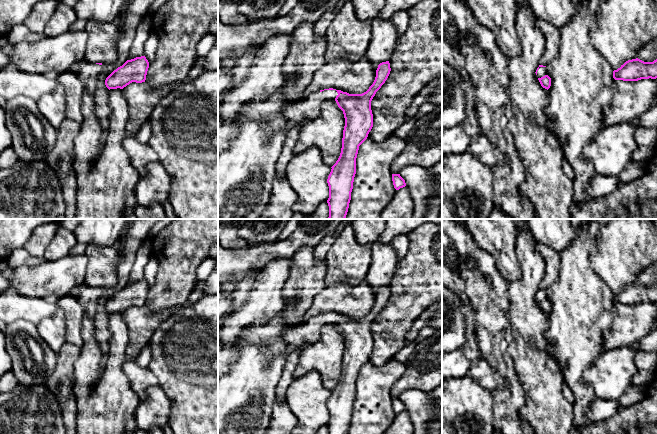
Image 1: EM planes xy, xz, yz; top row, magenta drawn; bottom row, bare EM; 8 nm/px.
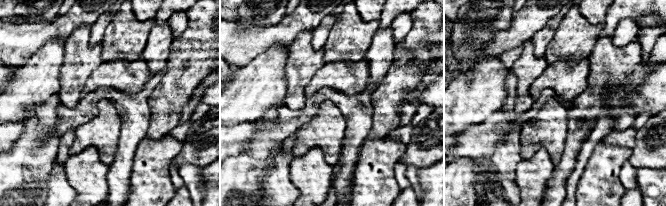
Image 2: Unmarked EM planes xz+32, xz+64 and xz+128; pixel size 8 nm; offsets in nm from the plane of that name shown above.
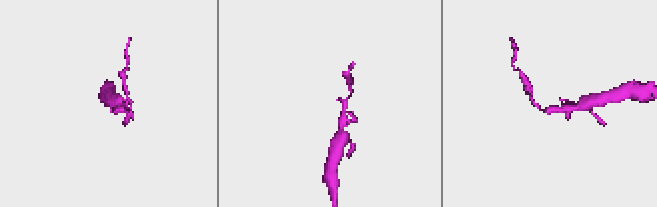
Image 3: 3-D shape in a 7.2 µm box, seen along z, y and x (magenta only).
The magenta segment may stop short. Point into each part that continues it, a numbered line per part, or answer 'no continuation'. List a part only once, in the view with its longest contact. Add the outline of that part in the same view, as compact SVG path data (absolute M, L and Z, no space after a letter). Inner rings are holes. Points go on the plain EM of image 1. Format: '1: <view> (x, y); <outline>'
1: xz (305, 333); M324 314L313 317L308 322L302 322L283 333L287 354L315 343L321 335L321 328L325 325L335 324L338 319L336 314Z

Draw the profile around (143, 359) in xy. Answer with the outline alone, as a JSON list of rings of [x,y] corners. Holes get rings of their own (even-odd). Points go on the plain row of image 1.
[[[146,345],[140,354],[135,358],[138,365],[142,367],[148,366],[152,359],[151,345]]]

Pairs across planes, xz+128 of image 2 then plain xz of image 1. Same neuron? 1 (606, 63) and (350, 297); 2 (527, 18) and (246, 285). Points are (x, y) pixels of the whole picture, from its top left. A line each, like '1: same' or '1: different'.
1: different
2: different

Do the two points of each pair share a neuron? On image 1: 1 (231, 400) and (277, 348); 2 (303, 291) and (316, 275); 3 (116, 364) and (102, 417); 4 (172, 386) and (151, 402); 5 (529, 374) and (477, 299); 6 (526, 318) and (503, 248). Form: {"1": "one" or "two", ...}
{"1": "one", "2": "one", "3": "one", "4": "two", "5": "two", "6": "two"}

